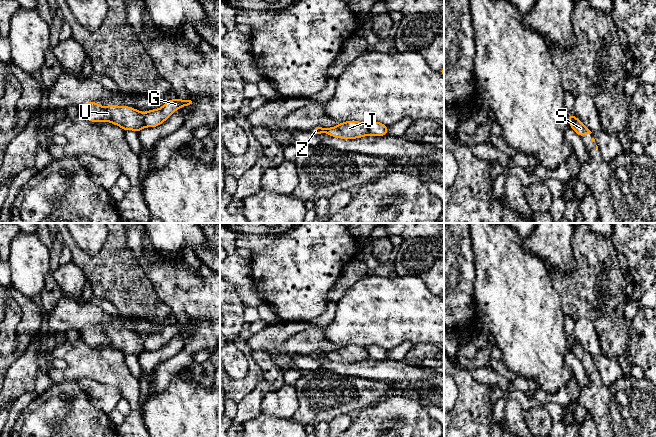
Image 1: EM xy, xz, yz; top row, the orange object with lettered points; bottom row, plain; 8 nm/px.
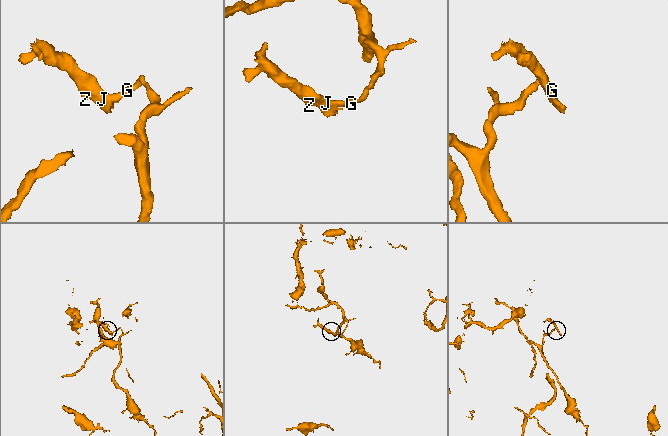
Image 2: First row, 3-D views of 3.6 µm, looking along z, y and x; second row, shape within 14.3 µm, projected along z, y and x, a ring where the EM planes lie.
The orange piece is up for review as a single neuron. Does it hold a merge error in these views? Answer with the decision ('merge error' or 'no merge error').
merge error

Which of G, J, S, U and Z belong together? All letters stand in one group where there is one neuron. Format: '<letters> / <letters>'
G / J S U Z

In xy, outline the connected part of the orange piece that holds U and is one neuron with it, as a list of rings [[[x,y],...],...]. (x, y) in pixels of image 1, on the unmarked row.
[[[86,326],[81,330],[82,340],[90,346],[108,345],[120,350],[123,354],[140,356],[144,351],[144,339],[128,330],[100,330],[97,326]]]

